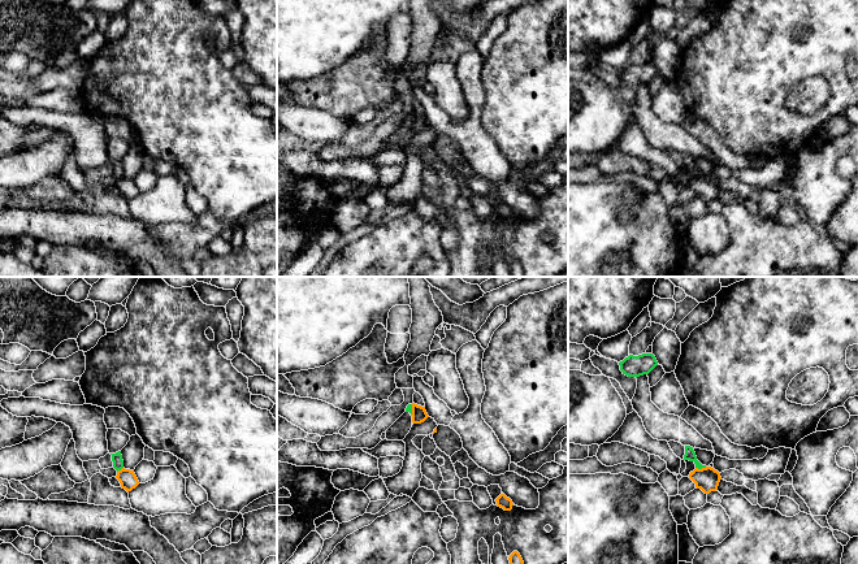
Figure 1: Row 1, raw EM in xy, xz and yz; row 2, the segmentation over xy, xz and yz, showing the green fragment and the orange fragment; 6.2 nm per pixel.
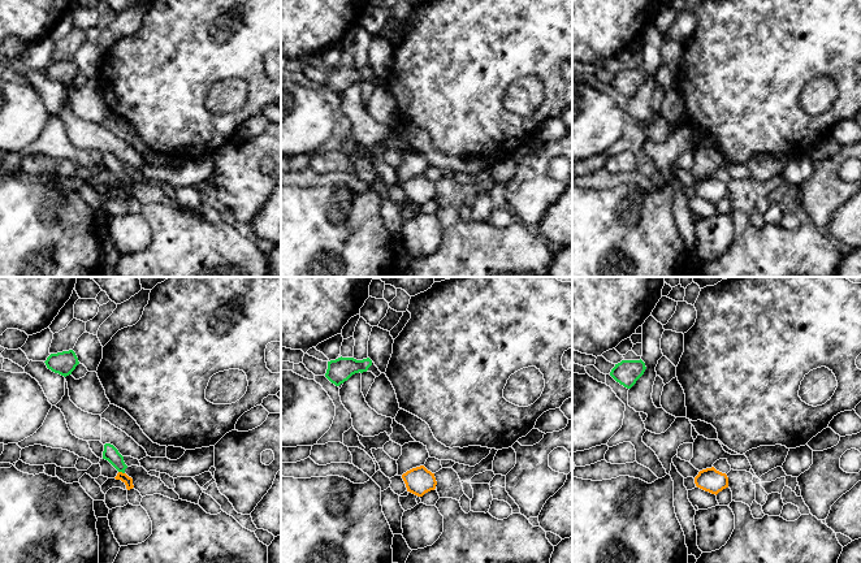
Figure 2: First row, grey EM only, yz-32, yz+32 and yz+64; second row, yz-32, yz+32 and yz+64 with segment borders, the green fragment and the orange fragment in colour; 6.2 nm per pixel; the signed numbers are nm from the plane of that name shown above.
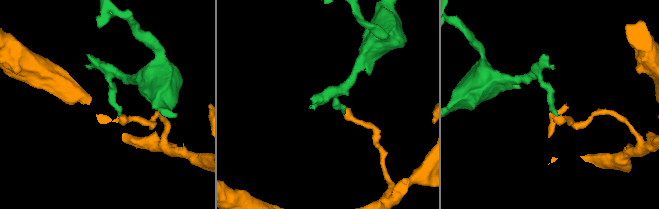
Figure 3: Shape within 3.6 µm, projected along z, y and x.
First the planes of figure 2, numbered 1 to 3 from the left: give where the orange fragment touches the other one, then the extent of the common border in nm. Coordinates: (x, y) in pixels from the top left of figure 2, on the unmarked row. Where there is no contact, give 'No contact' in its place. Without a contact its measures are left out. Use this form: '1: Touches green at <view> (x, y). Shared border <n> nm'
1: Touches green at yz-32 (121, 180). Shared border 40 nm
2: No contact
3: No contact

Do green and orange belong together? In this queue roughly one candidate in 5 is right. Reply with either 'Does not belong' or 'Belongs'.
Does not belong

